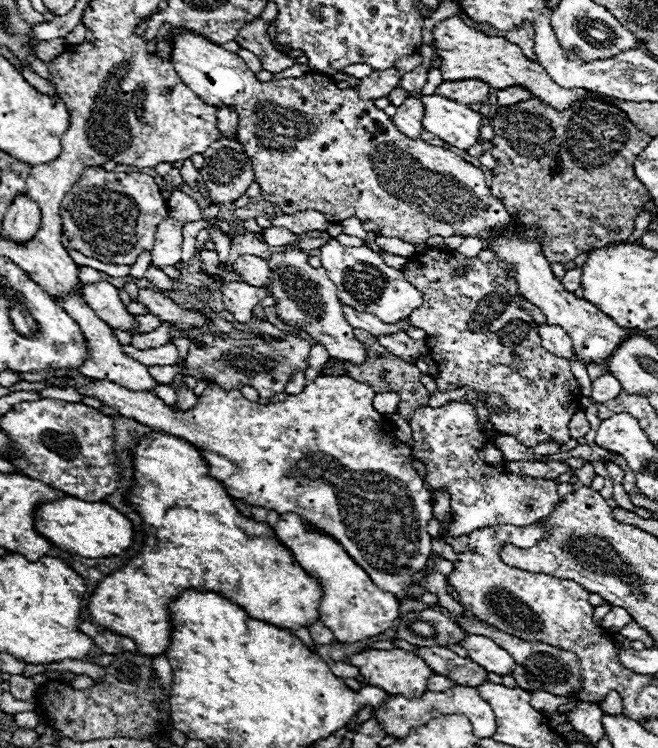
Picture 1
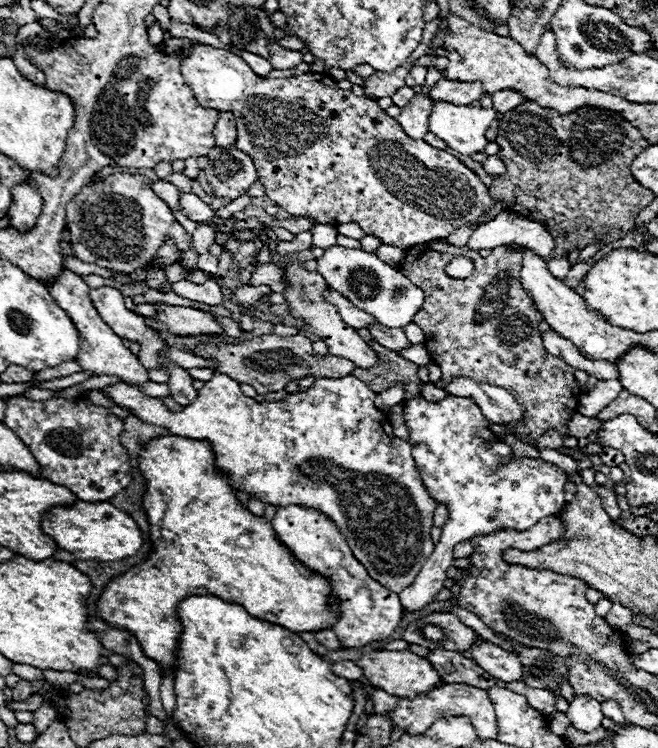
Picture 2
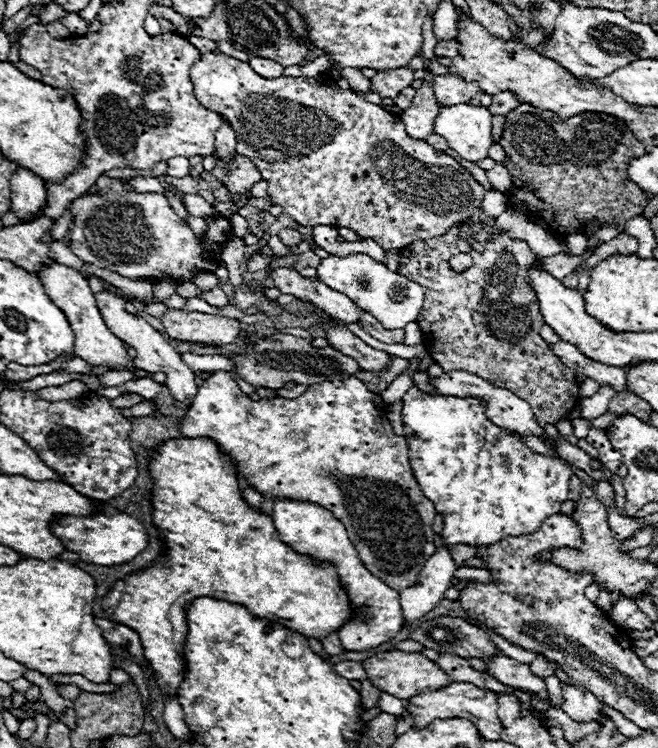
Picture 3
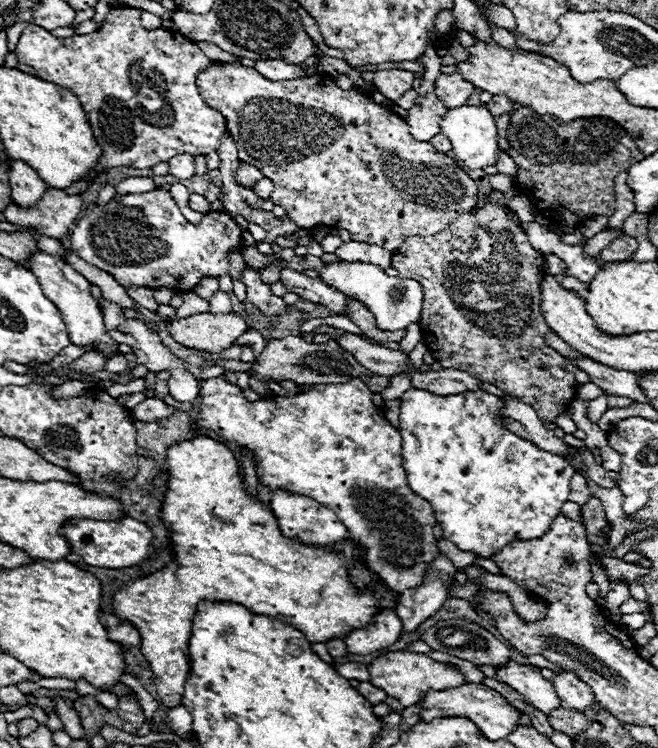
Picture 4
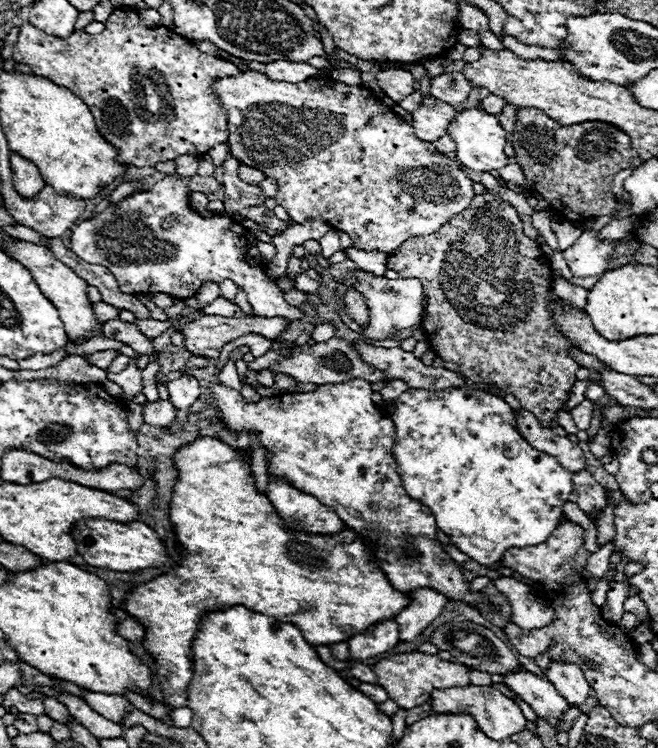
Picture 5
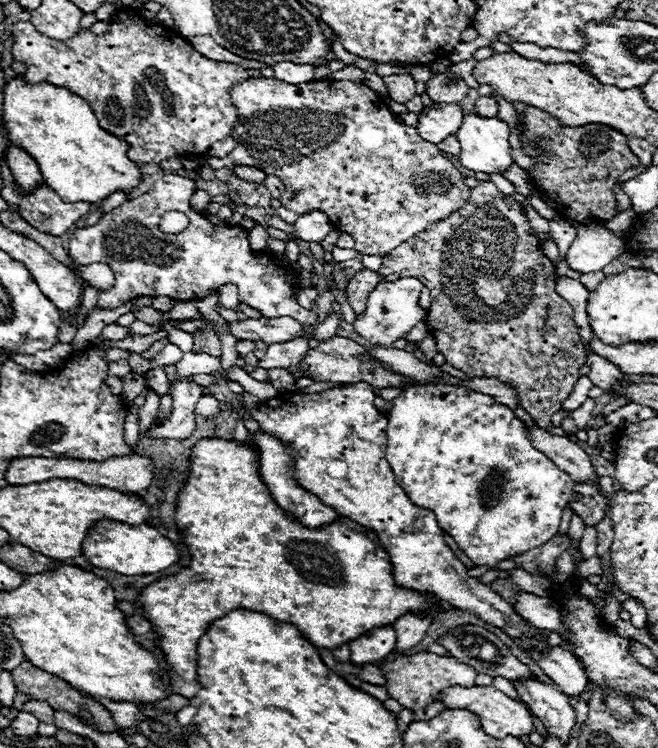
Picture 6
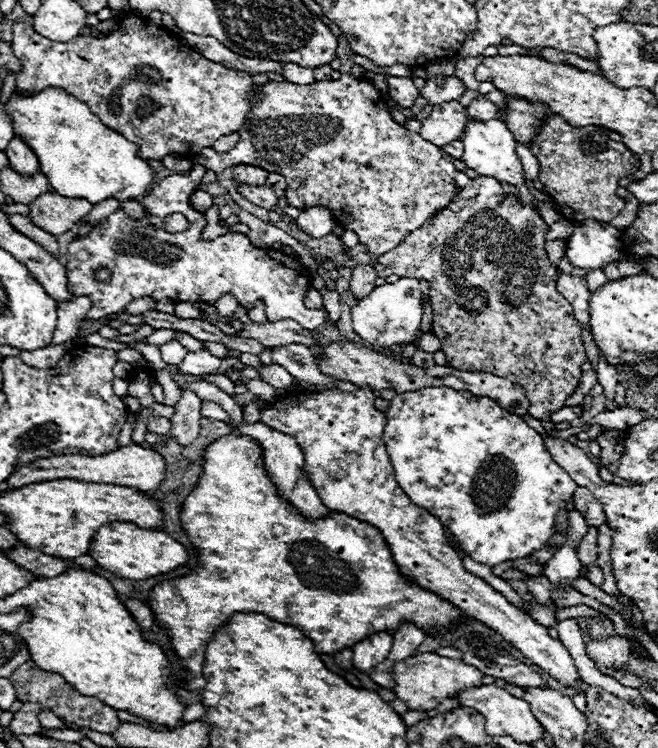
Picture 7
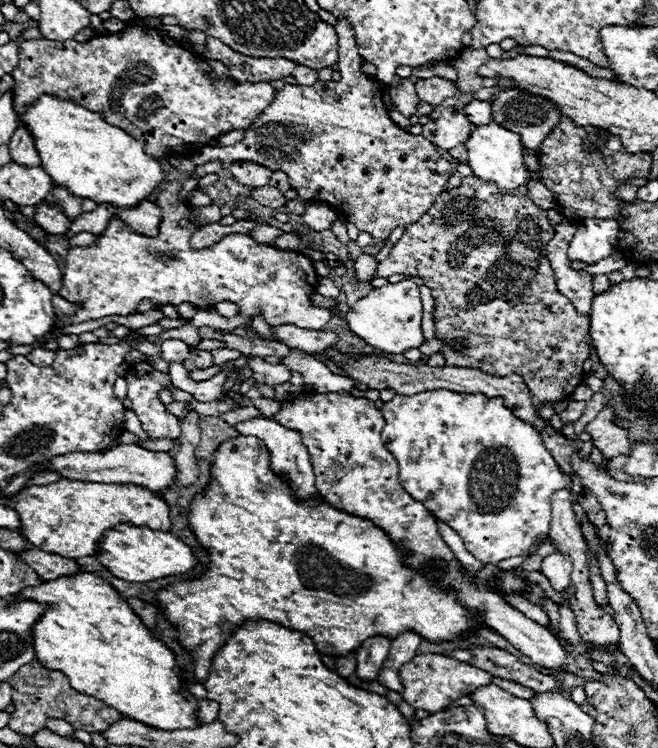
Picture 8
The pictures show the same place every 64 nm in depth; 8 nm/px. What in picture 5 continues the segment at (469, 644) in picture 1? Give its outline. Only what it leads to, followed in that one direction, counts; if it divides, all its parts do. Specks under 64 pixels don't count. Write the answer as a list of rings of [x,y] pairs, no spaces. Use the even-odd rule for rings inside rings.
[[[524,668],[506,674],[504,684],[508,684],[508,688],[512,688],[526,704],[530,704],[540,718],[552,722],[554,728],[564,718],[564,712],[570,708],[570,704],[564,700],[564,696],[560,696],[560,692],[552,686],[552,682]]]

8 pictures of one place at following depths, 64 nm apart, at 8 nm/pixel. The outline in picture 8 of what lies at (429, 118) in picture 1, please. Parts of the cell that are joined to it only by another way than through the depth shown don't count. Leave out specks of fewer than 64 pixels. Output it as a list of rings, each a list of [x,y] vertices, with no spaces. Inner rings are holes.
[[[490,122],[486,126],[476,126],[466,142],[468,150],[468,166],[472,168],[474,176],[486,182],[496,184],[502,190],[514,190],[522,186],[528,178],[528,170],[524,164],[524,144],[516,132],[510,132],[496,122]]]

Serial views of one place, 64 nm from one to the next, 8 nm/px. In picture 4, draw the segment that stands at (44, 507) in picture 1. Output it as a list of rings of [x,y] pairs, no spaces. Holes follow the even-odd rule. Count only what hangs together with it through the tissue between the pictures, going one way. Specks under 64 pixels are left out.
[[[74,518],[68,520],[62,526],[62,536],[70,542],[74,554],[82,556],[86,564],[100,566],[100,568],[130,568],[136,564],[142,564],[152,548],[152,530],[134,518],[122,518],[122,520],[90,520],[90,518]]]

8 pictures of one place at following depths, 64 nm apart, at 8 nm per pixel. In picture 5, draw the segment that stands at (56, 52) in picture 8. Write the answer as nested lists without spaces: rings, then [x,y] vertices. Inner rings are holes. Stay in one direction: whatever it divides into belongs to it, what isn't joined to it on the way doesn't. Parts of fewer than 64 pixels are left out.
[[[114,10],[106,20],[106,30],[96,36],[76,30],[70,38],[62,40],[40,32],[30,22],[20,24],[18,30],[14,60],[28,64],[34,76],[48,78],[50,82],[80,96],[88,104],[100,134],[108,142],[112,140],[112,144],[120,150],[120,162],[128,162],[132,166],[156,166],[158,162],[174,160],[182,154],[206,154],[216,144],[228,140],[228,114],[218,102],[212,82],[224,76],[236,76],[242,70],[232,62],[200,52],[192,42],[164,26],[148,28],[140,24],[136,10]]]

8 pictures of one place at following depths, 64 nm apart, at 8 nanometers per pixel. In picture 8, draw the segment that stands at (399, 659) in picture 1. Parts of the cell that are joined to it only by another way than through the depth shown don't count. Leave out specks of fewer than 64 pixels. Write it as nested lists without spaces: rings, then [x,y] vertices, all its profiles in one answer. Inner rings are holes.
[[[422,654],[422,656],[416,656],[416,660],[410,660],[408,664],[404,664],[400,668],[400,678],[402,678],[402,684],[404,684],[402,698],[412,708],[428,710],[428,712],[434,714],[438,710],[448,708],[452,700],[458,700],[462,696],[470,696],[476,688],[492,684],[494,676],[476,668],[476,666],[472,666],[472,664],[454,660],[454,658],[448,658],[448,656]]]

